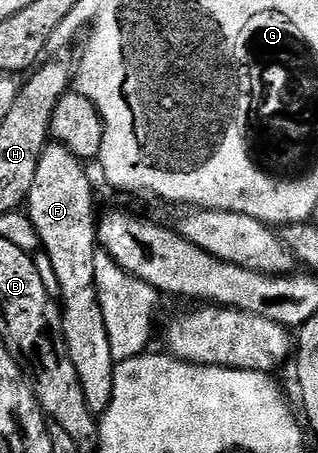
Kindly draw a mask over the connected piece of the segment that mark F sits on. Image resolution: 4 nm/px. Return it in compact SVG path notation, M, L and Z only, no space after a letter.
M49 142L44 145L34 186L26 201L26 215L40 236L40 248L52 263L56 284L60 287L58 303L64 318L64 341L70 362L78 370L86 406L99 418L110 406L114 394L114 370L117 362L110 352L110 337L106 330L102 307L95 286L95 254L98 251L98 211L92 180L85 161L77 158L66 145Z

